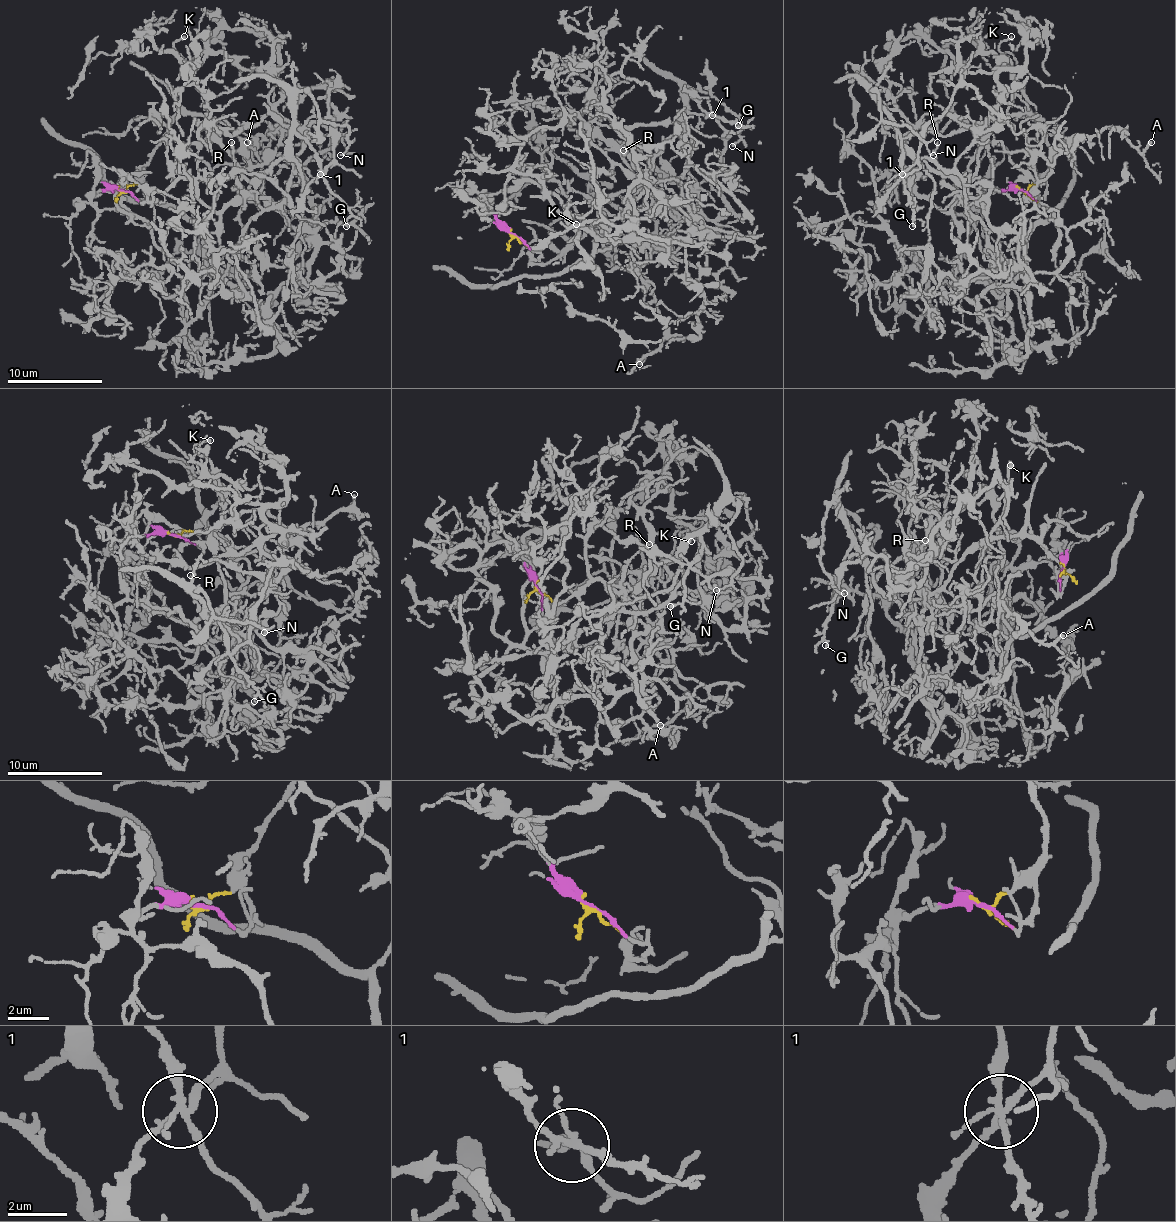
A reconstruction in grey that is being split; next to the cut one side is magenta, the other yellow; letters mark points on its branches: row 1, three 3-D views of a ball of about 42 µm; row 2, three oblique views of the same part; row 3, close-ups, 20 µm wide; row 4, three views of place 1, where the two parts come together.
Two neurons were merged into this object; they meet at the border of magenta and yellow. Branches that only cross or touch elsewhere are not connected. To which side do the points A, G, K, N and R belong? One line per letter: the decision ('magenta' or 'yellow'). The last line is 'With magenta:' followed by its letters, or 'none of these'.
A: magenta
G: yellow
K: yellow
N: yellow
R: yellow
With magenta: A

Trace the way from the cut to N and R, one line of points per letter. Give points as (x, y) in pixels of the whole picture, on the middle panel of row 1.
N: (510, 234), (537, 263), (556, 260), (610, 196), (641, 179), (691, 92), (712, 94), (739, 118), (731, 146)
R: (510, 234), (537, 263), (556, 260), (651, 156), (679, 132), (691, 146), (679, 177), (655, 179), (622, 151)

